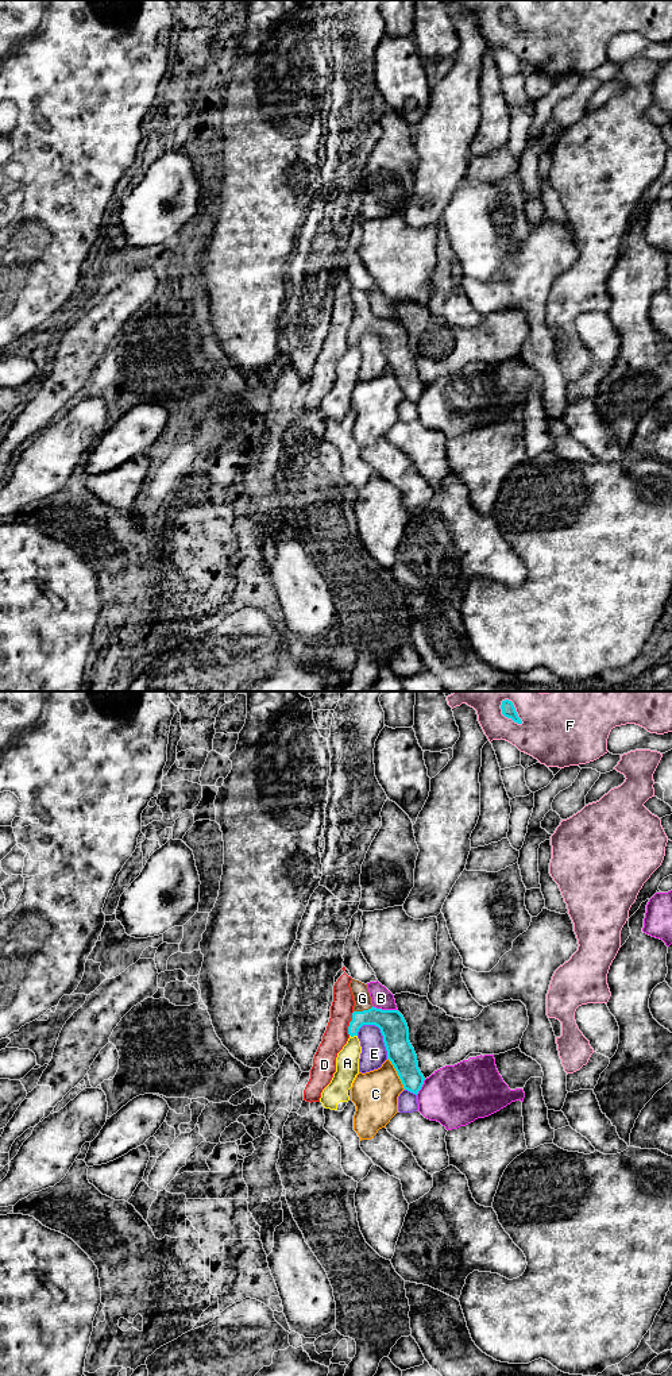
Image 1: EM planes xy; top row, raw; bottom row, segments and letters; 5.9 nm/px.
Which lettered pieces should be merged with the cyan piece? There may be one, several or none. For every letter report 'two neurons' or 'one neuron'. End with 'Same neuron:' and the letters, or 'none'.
A: two neurons
B: two neurons
C: two neurons
D: two neurons
E: two neurons
F: two neurons
G: one neuron
Same neuron: G

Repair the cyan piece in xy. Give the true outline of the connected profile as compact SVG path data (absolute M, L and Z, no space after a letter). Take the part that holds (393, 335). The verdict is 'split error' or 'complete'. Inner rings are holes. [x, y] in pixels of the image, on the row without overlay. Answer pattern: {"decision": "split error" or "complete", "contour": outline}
{"decision": "split error", "contour": "M352 288L349 296L355 315L348 343L358 344L363 334L378 335L383 344L387 367L394 374L403 397L417 404L425 386L418 377L417 363L409 350L409 336L403 324L398 319L374 316L367 293Z"}

